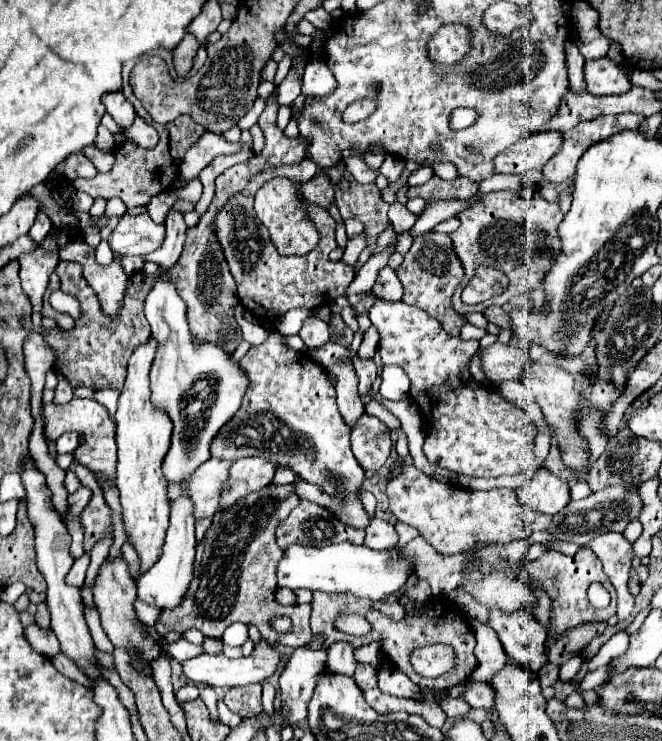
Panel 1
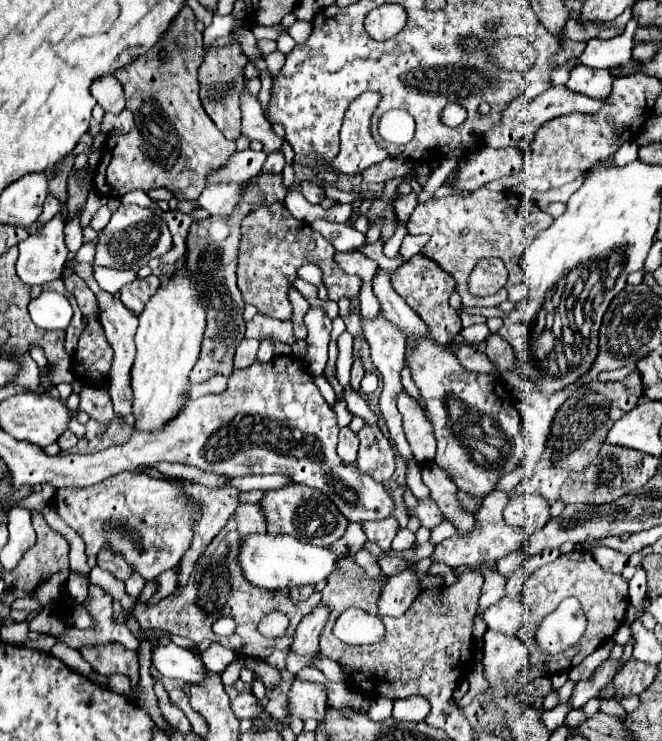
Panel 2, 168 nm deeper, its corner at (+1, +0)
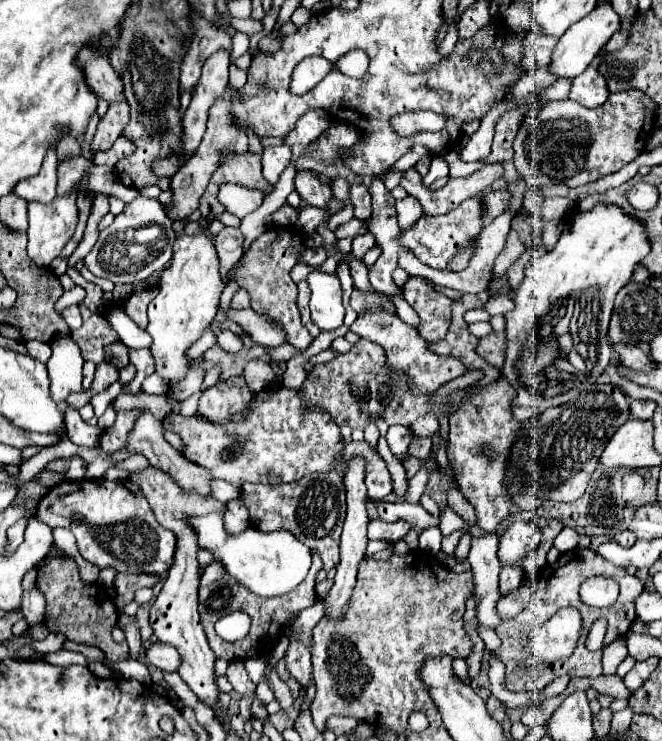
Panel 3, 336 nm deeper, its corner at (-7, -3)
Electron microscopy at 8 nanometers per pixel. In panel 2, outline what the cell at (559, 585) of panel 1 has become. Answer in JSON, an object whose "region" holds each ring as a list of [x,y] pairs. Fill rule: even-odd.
{"region":[[[574,550],[574,554],[560,554],[554,562],[538,568],[525,582],[522,589],[522,601],[529,605],[530,622],[538,624],[538,612],[552,612],[564,598],[578,598],[584,606],[584,614],[588,618],[586,634],[576,642],[576,646],[570,646],[564,654],[542,654],[542,664],[534,662],[526,666],[526,672],[522,678],[516,680],[516,686],[524,686],[530,680],[538,676],[552,676],[554,672],[564,672],[580,664],[588,654],[592,654],[598,646],[602,646],[622,624],[626,608],[628,608],[628,582],[614,574],[600,568],[600,564],[592,558],[592,554],[582,554],[584,550]],[[580,552],[580,554],[576,554]],[[558,666],[558,668],[556,668]]]}

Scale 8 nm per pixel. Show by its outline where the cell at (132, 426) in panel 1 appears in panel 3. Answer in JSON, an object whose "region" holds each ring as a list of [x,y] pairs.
{"region":[[[200,221],[202,229],[196,235],[186,235],[180,231],[176,235],[174,257],[170,265],[160,273],[158,295],[148,305],[148,333],[152,337],[152,357],[156,361],[156,373],[168,383],[180,381],[188,373],[190,361],[186,359],[186,349],[202,335],[206,327],[214,321],[218,313],[220,295],[224,281],[218,271],[218,257],[214,243],[206,231],[206,223]]]}

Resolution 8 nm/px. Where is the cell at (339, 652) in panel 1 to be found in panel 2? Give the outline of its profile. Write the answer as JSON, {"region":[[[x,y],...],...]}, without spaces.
{"region":[[[294,678],[290,692],[288,692],[286,716],[298,718],[298,720],[306,720],[306,718],[322,720],[326,700],[328,700],[328,696],[326,696],[324,684]]]}

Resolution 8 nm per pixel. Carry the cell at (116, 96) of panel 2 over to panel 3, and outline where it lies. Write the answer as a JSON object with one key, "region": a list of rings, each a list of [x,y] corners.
{"region":[[[80,49],[78,65],[84,69],[88,85],[106,101],[118,101],[124,97],[124,83],[112,69],[108,57],[100,57],[94,49]]]}

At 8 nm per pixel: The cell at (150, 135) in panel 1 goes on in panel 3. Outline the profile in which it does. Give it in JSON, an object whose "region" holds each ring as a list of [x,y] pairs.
{"region":[[[108,103],[108,111],[106,115],[100,119],[96,135],[92,139],[92,153],[98,151],[106,151],[112,147],[112,143],[122,135],[124,125],[128,125],[128,117],[130,117],[130,109],[126,103]]]}

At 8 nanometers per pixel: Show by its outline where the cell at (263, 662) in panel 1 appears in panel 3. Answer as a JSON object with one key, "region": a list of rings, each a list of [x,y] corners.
{"region":[[[156,641],[154,645],[150,645],[146,649],[146,663],[152,663],[162,671],[178,671],[180,655],[178,655],[178,651],[174,647]]]}

